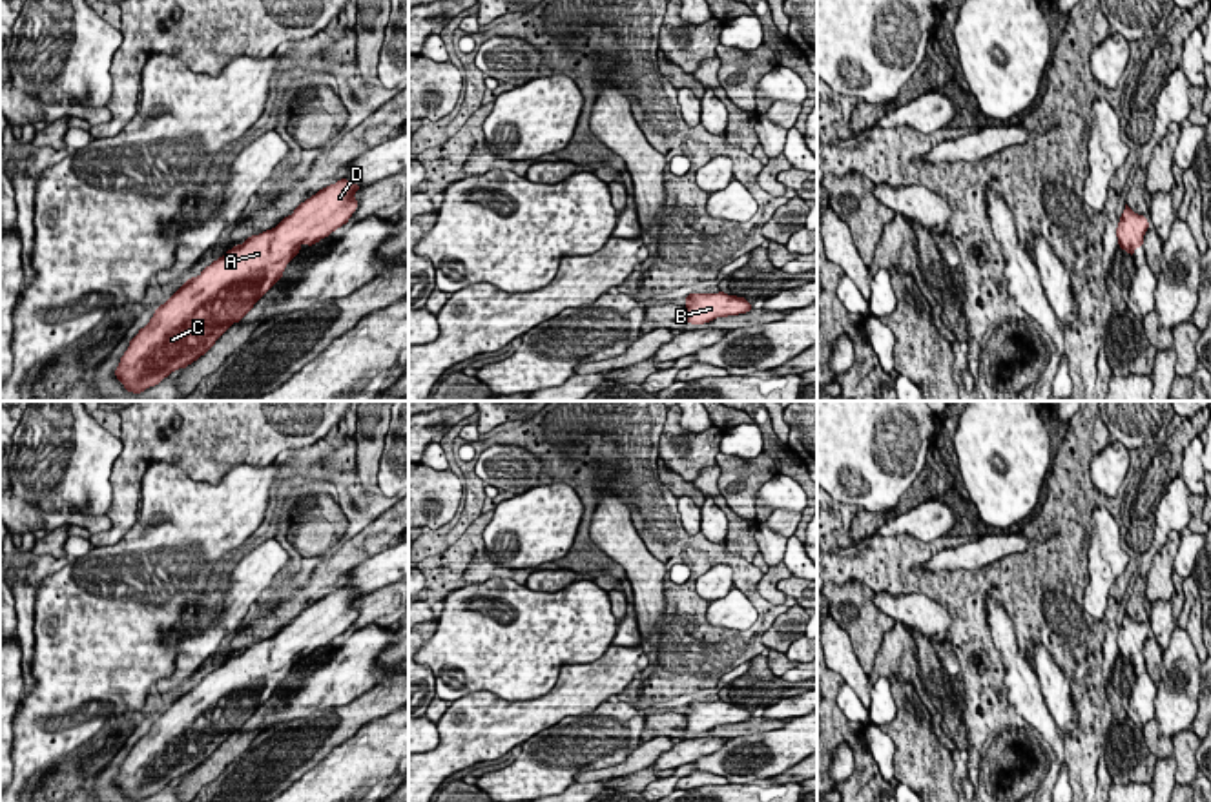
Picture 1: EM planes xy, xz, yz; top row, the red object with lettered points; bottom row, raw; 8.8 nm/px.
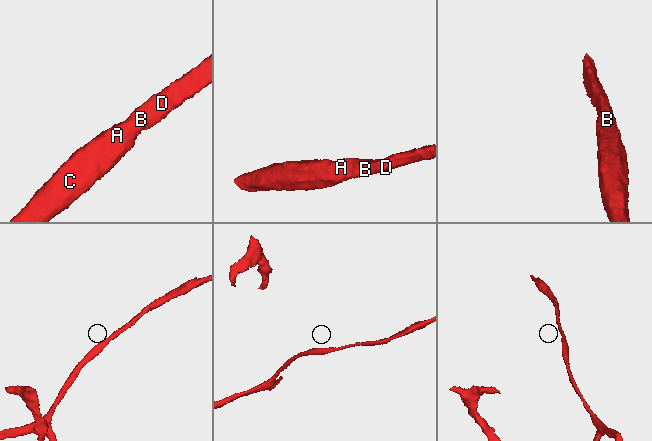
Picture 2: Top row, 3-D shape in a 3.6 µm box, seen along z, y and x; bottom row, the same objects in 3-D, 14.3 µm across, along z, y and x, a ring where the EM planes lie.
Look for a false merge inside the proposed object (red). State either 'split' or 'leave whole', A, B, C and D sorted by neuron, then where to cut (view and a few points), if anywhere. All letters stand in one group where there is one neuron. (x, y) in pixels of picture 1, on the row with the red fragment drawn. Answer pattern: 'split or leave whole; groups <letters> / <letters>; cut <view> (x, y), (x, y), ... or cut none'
leave whole; groups A B C D; cut none

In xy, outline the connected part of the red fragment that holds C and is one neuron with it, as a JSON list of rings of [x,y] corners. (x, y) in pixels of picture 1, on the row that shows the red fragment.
[[[347,179],[319,190],[275,228],[190,277],[129,341],[115,368],[124,392],[142,394],[204,355],[283,277],[303,242],[312,246],[348,222],[359,190]]]

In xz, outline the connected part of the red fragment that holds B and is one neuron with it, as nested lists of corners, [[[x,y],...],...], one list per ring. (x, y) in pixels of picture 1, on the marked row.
[[[689,293],[686,299],[686,319],[689,324],[704,324],[717,317],[746,314],[751,303],[746,297],[719,293]]]

